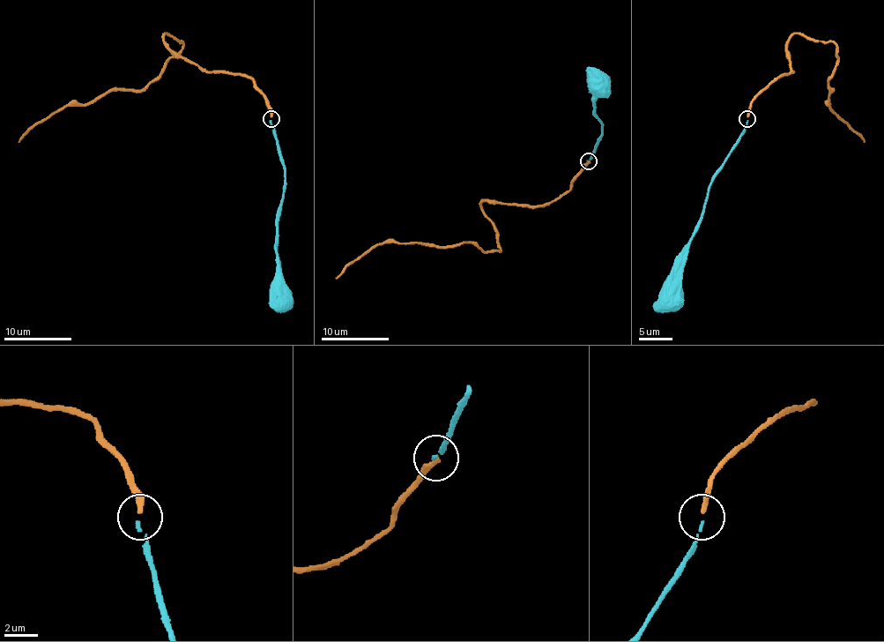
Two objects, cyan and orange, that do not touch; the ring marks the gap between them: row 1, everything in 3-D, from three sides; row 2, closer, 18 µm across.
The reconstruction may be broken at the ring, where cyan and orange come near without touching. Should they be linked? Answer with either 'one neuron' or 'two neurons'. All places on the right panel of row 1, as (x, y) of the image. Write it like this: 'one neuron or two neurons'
one neuron

